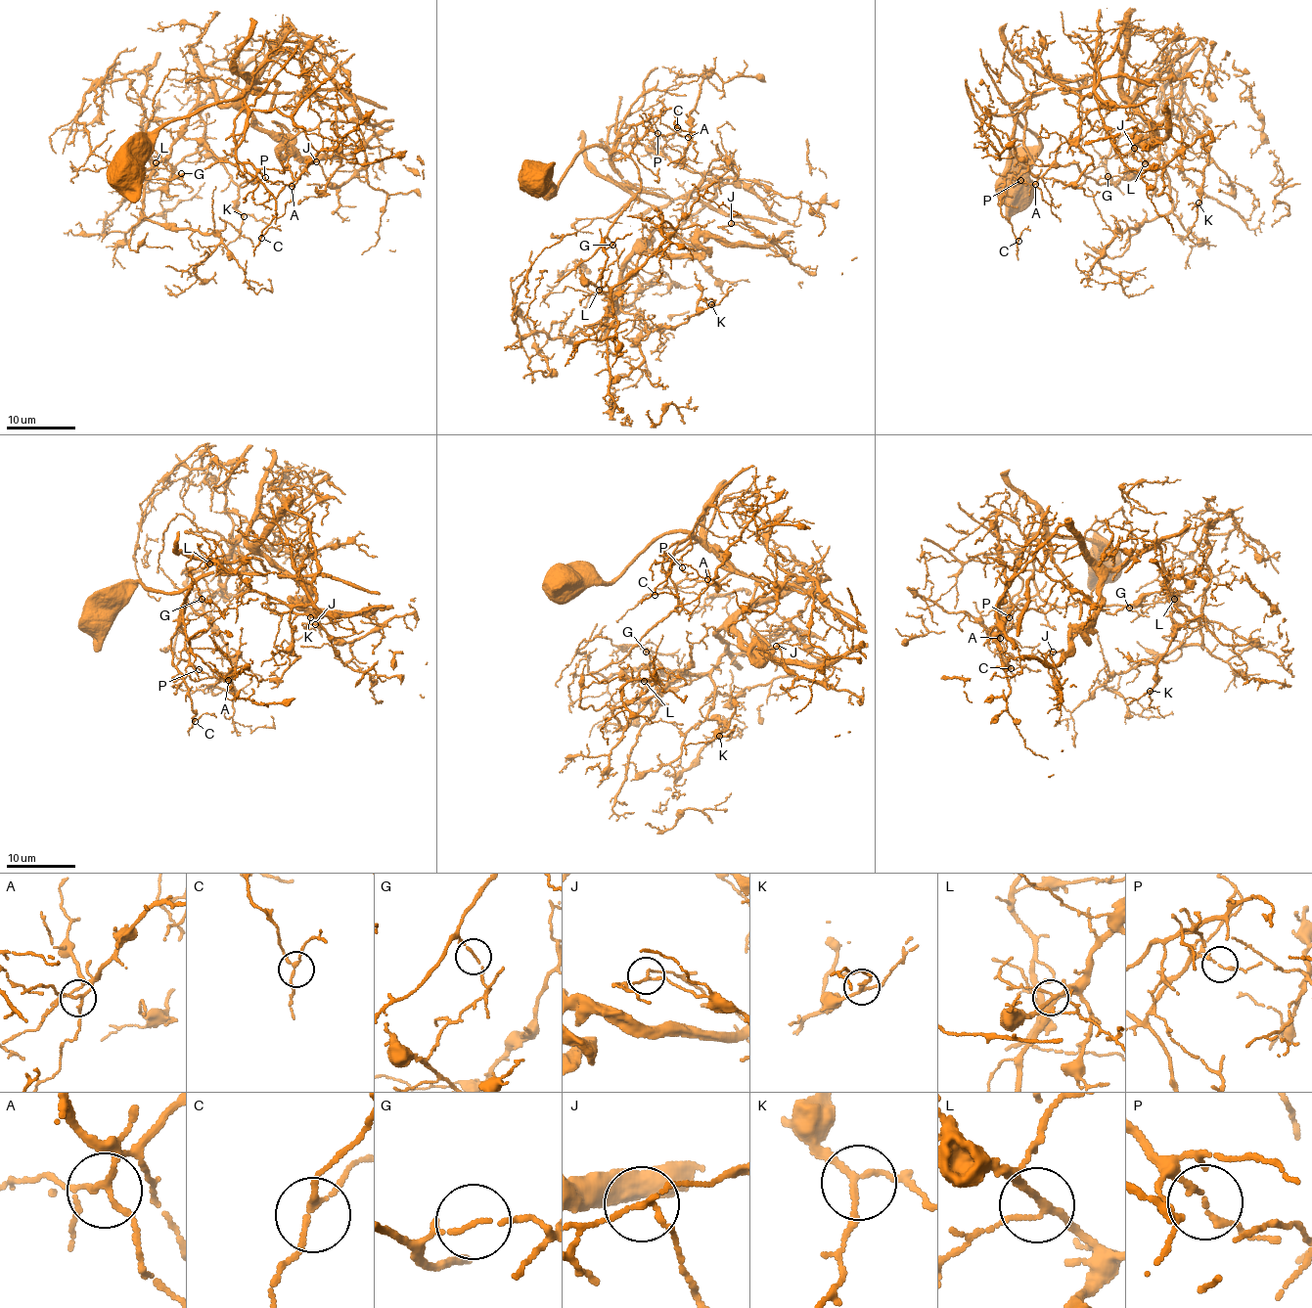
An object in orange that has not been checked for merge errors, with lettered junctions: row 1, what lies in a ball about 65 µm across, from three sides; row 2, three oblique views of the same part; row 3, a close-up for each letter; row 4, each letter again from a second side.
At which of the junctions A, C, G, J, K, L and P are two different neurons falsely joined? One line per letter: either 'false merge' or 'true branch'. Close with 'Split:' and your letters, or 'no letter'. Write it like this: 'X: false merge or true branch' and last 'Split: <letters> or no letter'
A: true branch
C: true branch
G: false merge
J: true branch
K: true branch
L: true branch
P: false merge
Split: G, P

